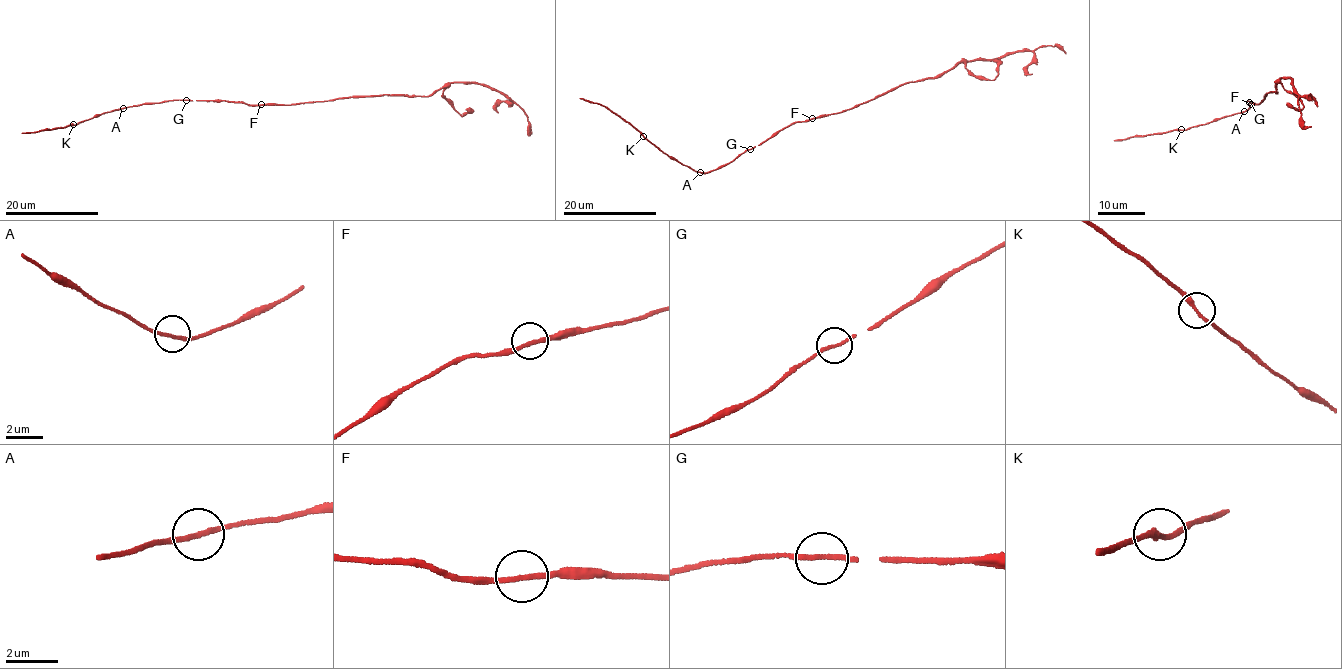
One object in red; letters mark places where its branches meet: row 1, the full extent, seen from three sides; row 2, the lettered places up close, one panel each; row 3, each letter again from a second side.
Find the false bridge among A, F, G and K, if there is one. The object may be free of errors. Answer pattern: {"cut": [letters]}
{"cut": []}

